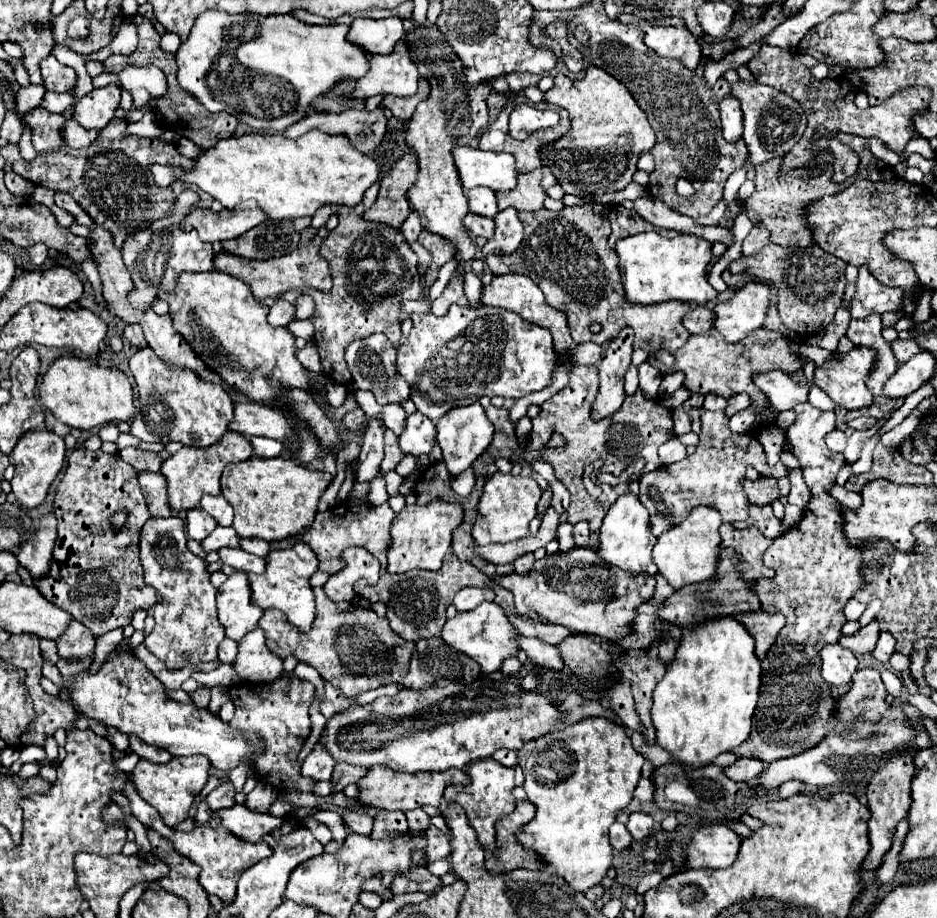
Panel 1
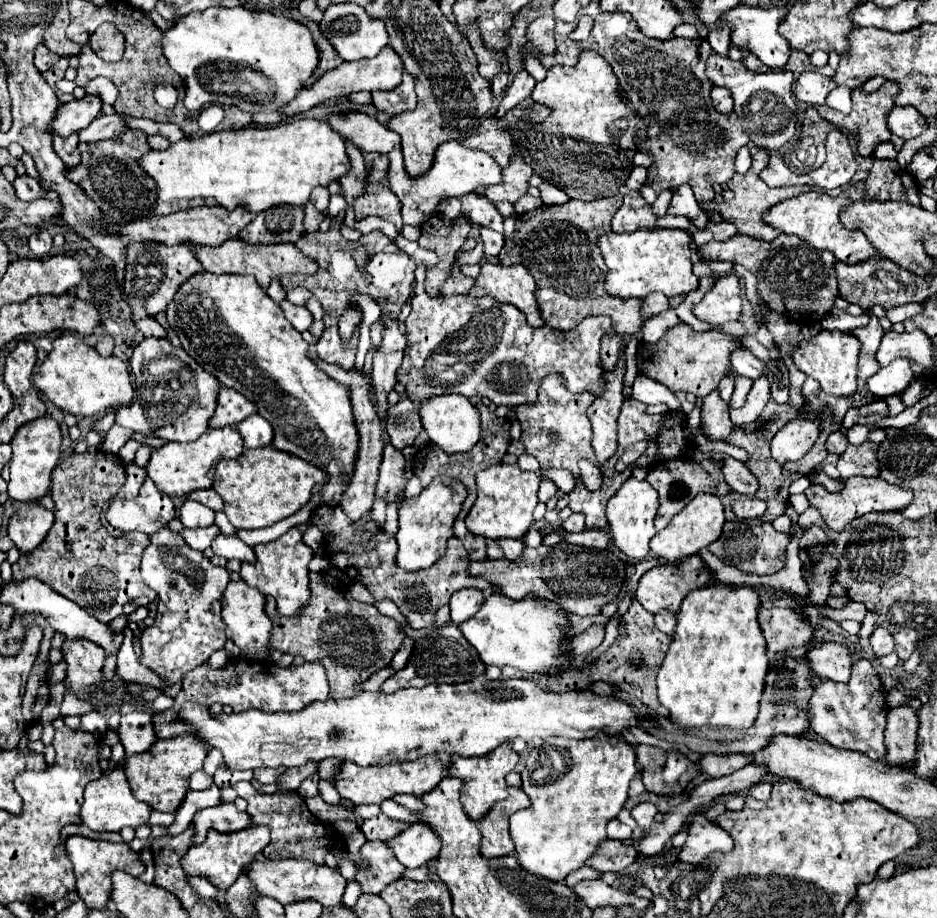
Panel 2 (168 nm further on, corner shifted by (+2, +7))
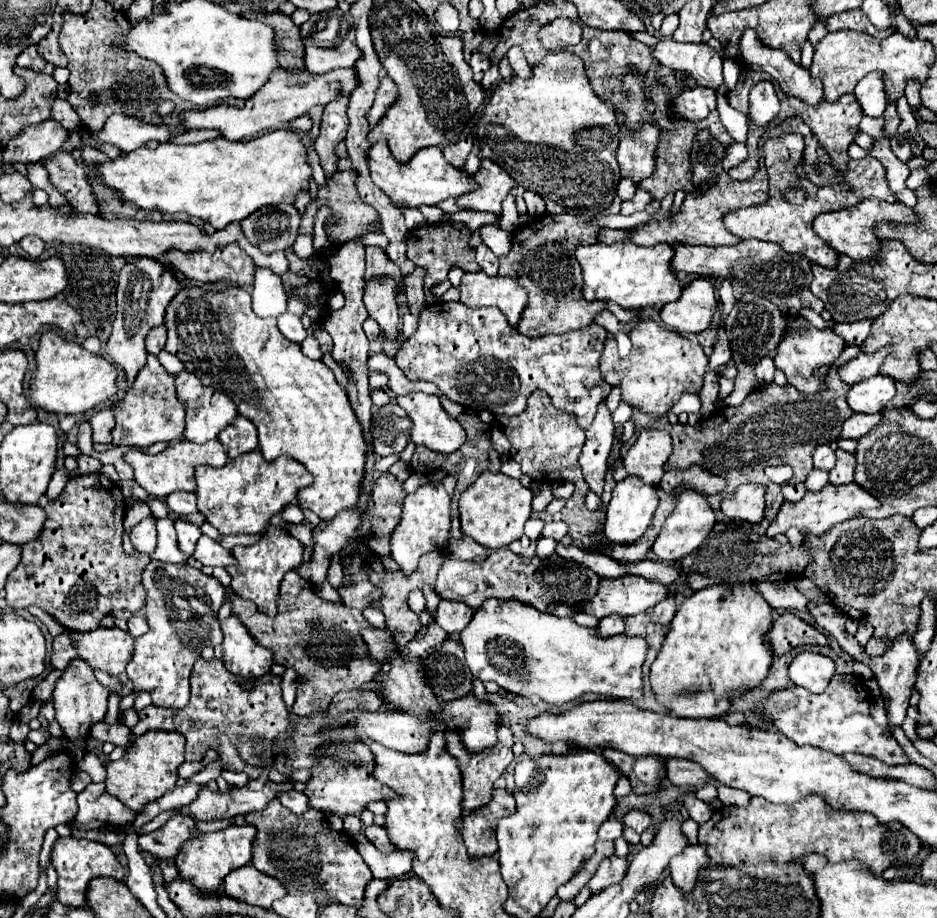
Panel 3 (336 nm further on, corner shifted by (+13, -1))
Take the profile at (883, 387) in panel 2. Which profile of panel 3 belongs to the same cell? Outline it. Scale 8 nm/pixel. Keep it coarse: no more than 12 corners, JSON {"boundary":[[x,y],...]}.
{"boundary":[[876,374],[848,392],[854,412],[876,414],[896,394],[890,376]]}

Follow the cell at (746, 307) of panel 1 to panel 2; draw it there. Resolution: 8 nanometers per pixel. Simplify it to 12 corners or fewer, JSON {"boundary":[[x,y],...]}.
{"boundary":[[735,274],[715,278],[693,314],[713,326],[741,314]]}

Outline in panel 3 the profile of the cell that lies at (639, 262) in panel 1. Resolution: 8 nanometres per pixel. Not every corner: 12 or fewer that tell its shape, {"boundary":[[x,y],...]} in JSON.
{"boundary":[[578,246],[584,298],[676,302],[672,246]]}

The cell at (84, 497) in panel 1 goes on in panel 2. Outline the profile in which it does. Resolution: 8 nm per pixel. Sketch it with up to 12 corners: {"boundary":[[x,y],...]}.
{"boundary":[[119,456],[53,470],[55,524],[21,554],[37,578],[103,622],[157,596],[139,572],[147,534],[115,538],[103,510]]}

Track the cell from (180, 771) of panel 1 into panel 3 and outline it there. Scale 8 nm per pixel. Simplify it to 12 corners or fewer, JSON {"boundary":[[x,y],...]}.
{"boundary":[[152,730],[108,762],[106,790],[142,812],[176,788],[186,738]]}

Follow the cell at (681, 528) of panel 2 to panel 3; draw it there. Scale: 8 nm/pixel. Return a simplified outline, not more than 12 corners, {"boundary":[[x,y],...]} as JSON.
{"boundary":[[694,490],[680,494],[652,546],[682,560],[710,534],[716,516]]}

